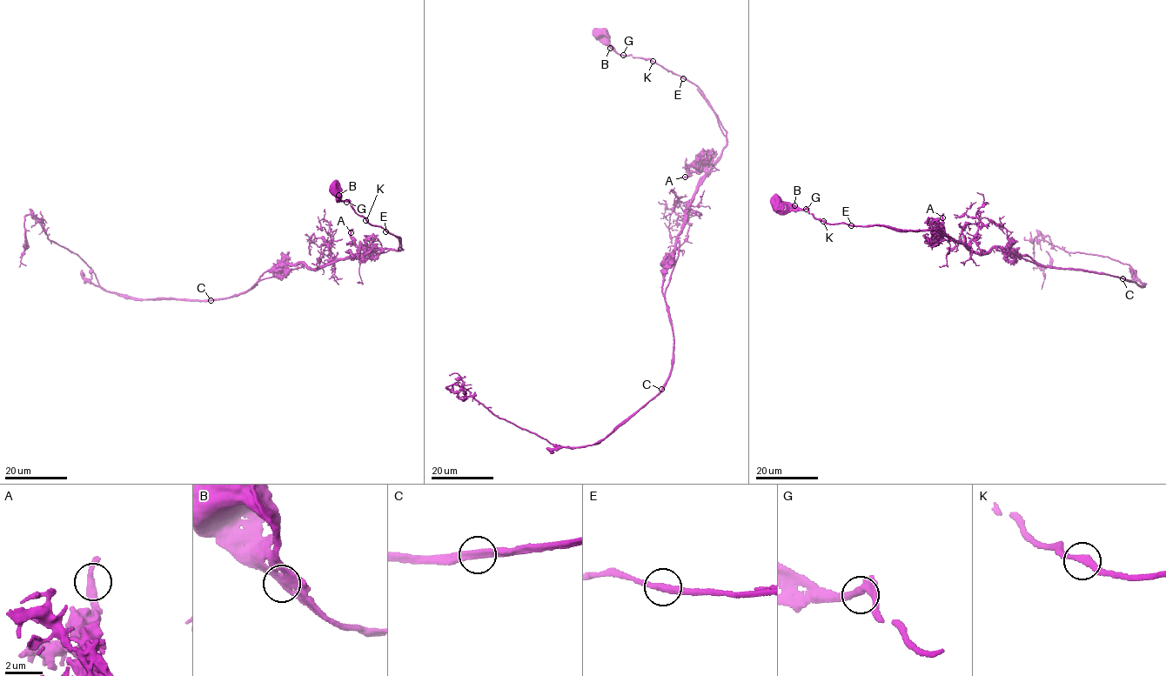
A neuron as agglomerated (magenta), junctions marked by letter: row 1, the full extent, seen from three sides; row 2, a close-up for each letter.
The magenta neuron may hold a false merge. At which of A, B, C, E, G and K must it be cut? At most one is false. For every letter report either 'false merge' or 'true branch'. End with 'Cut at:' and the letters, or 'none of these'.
A: true branch
B: true branch
C: false merge
E: true branch
G: true branch
K: true branch
Cut at: C

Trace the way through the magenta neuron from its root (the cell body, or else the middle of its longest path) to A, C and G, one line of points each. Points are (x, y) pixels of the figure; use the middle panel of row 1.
A: (599, 35), (618, 54), (649, 59), (695, 84), (717, 116), (726, 131), (727, 145), (713, 163), (685, 177)
C: (599, 35), (695, 84), (726, 131), (677, 237), (665, 296), (673, 366), (661, 389)
G: (599, 35), (607, 46), (623, 55)

